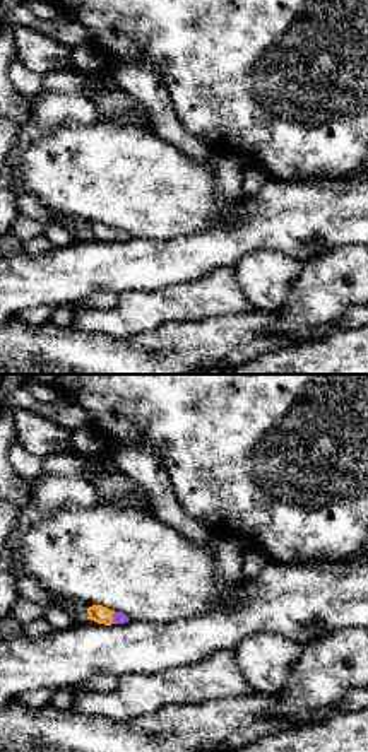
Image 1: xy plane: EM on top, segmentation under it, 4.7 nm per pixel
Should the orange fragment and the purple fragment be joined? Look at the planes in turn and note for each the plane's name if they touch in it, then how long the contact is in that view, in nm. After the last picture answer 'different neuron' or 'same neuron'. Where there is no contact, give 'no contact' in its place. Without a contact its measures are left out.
xy | 60 nm

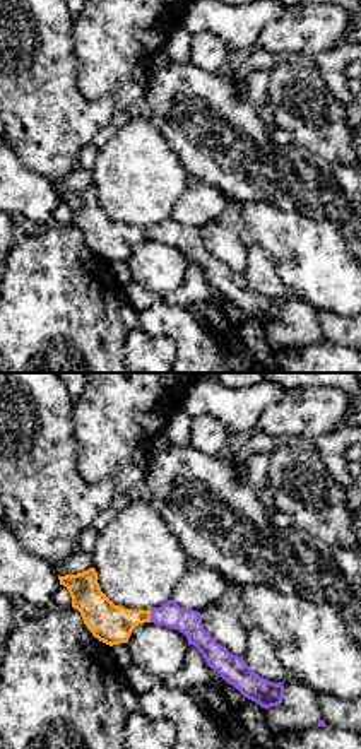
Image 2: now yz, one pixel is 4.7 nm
yz | 60 nm

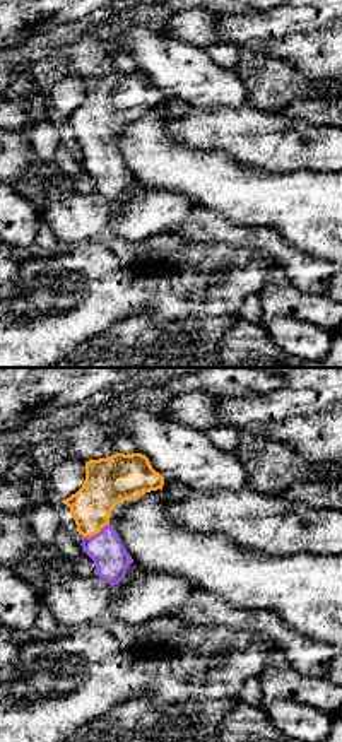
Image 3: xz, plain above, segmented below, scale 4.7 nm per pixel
xz | 140 nm

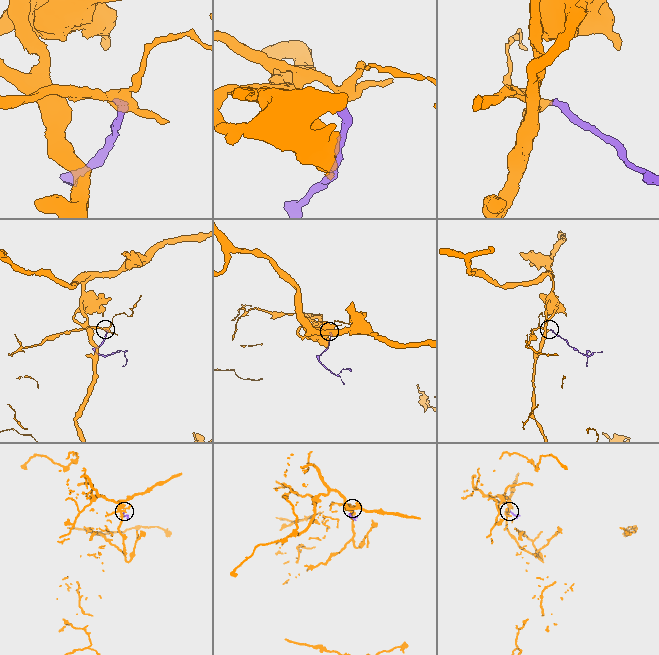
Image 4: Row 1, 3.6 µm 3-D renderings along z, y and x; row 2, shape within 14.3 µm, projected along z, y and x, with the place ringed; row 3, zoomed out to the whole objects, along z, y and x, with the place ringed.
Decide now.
same neuron

